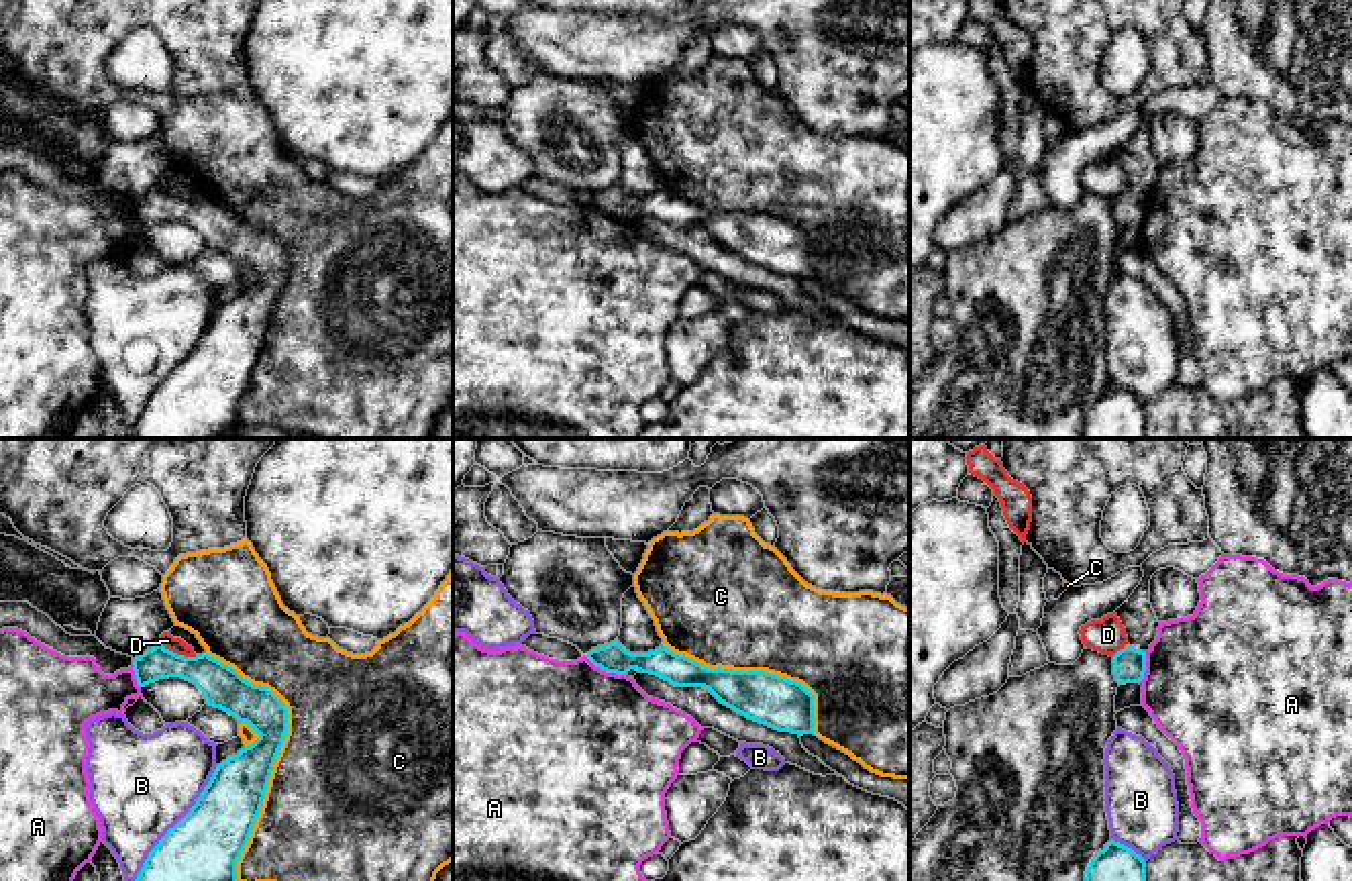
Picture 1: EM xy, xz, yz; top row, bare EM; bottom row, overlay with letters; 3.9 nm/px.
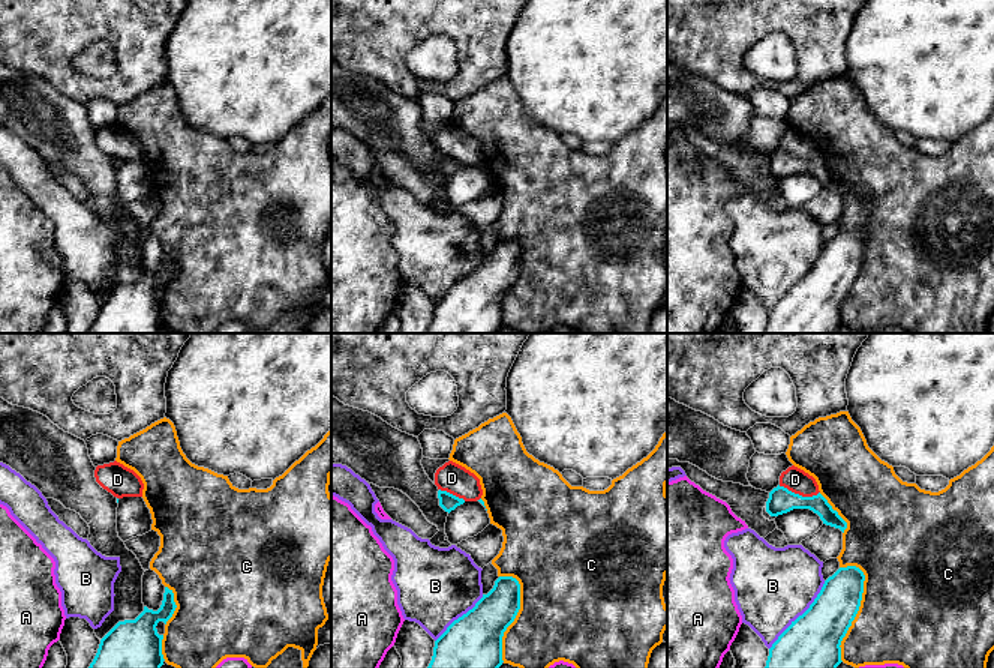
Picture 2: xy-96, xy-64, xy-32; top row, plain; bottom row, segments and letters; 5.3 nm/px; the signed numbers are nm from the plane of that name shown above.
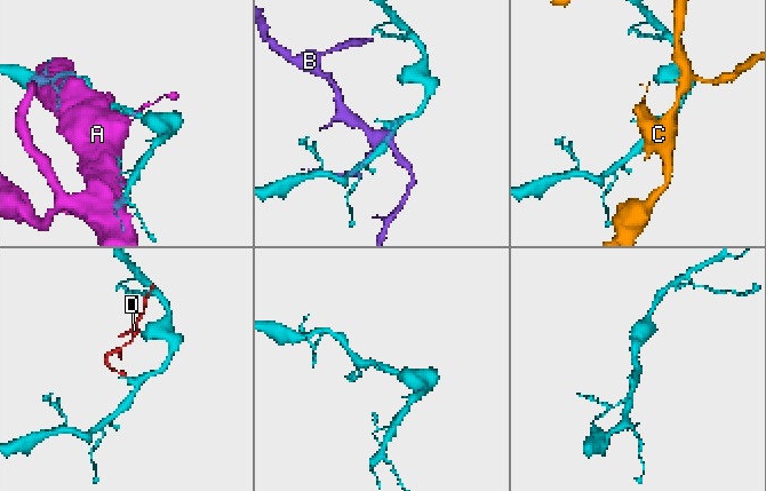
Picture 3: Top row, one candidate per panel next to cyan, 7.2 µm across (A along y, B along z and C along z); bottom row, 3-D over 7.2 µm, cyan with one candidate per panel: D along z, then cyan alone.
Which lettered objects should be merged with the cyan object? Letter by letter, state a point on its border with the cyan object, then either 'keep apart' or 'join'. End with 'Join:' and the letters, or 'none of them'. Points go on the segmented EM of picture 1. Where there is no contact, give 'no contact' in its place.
A: xz (604, 669) | keep apart
B: xy (178, 822) | keep apart
C: xy (278, 753) | keep apart
D: xy (176, 653) | keep apart
Join: none of them

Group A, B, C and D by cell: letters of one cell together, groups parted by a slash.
A / B / C / D

